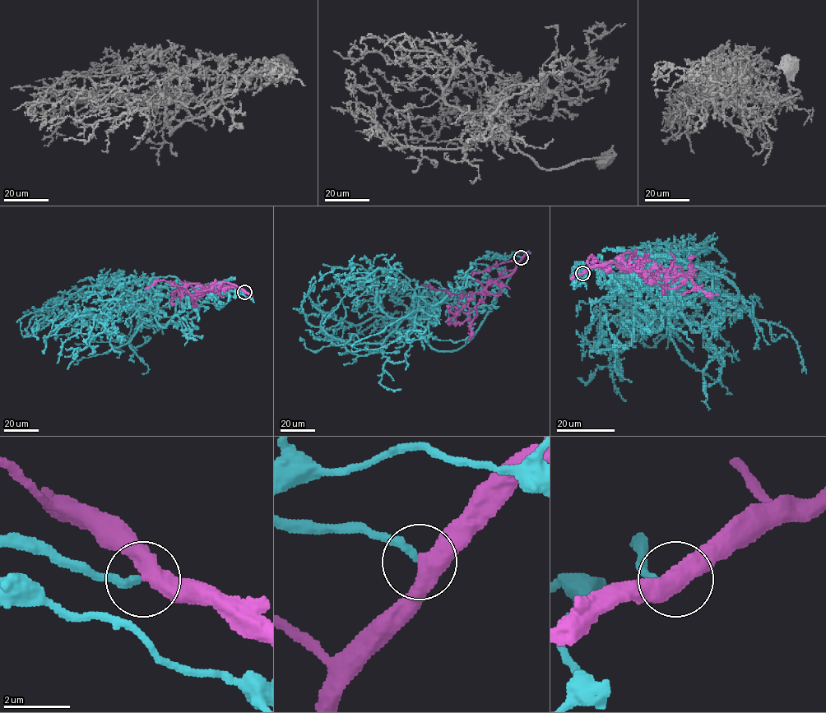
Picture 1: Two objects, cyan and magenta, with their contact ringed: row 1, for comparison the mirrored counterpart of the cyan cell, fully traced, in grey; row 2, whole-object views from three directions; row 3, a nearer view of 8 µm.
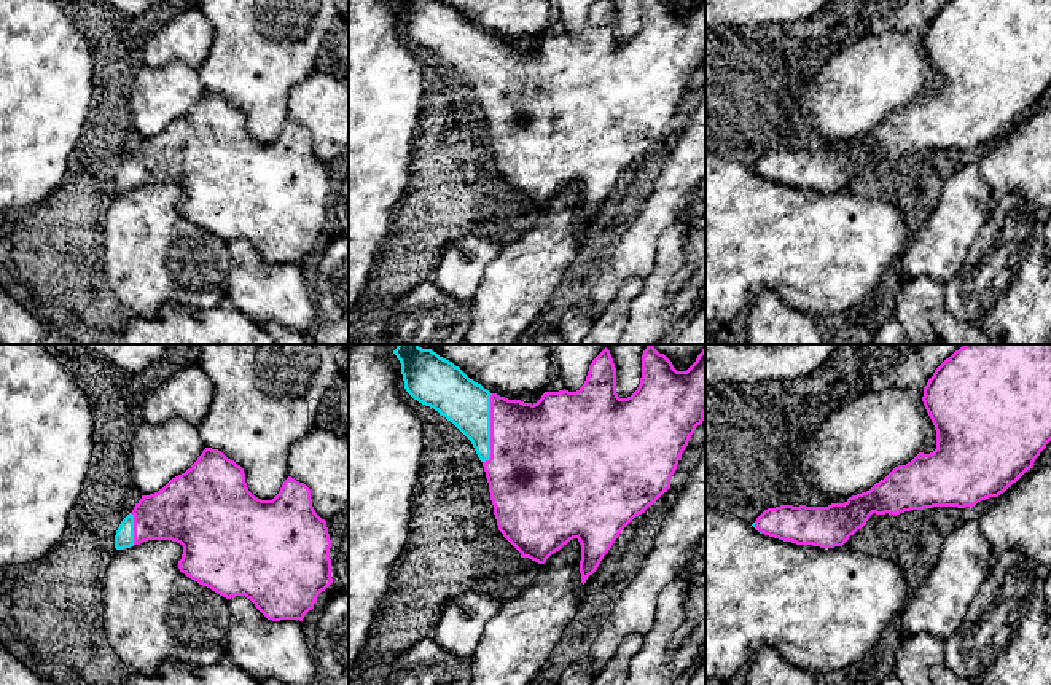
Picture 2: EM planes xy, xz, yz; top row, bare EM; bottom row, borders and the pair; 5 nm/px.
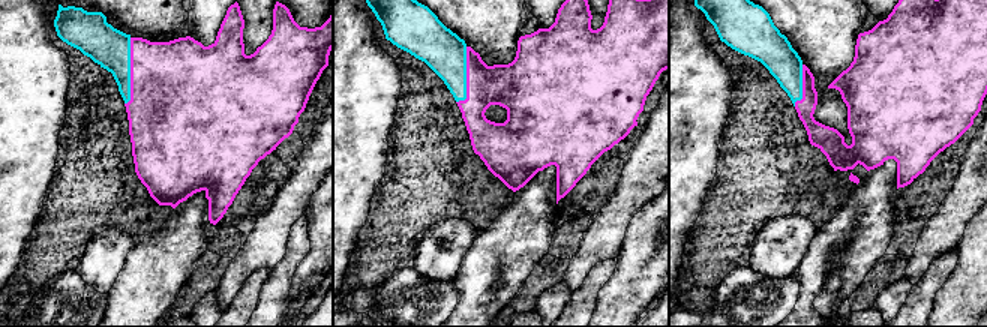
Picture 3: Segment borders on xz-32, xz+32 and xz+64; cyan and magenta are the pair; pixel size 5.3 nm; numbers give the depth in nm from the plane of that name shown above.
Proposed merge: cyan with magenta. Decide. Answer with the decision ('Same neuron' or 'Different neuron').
Different neuron

